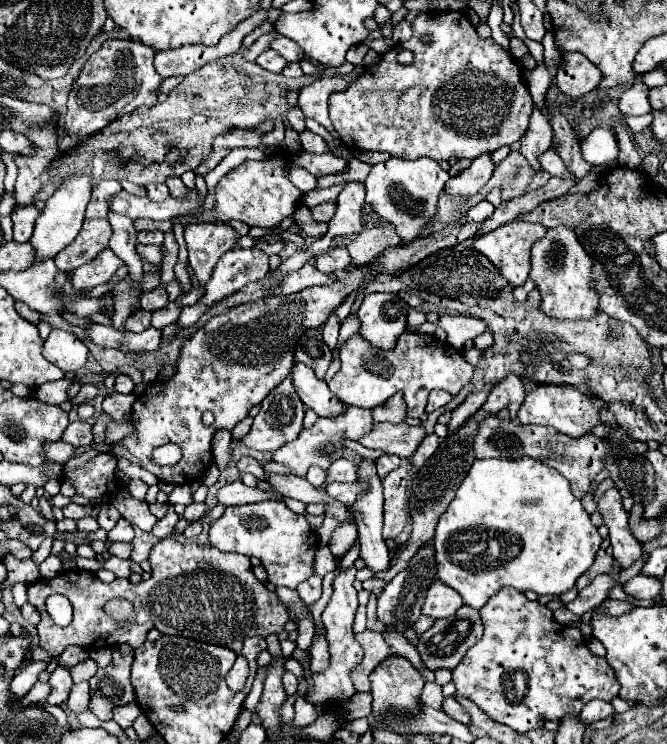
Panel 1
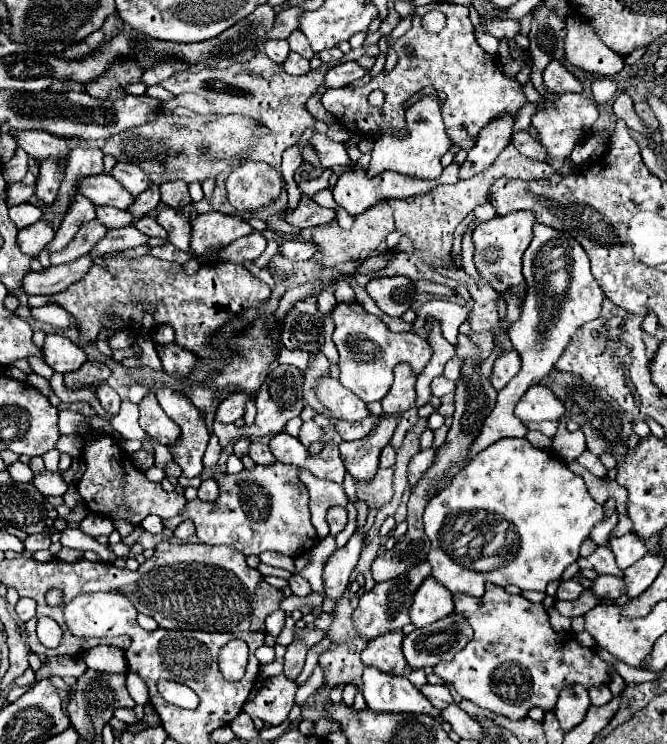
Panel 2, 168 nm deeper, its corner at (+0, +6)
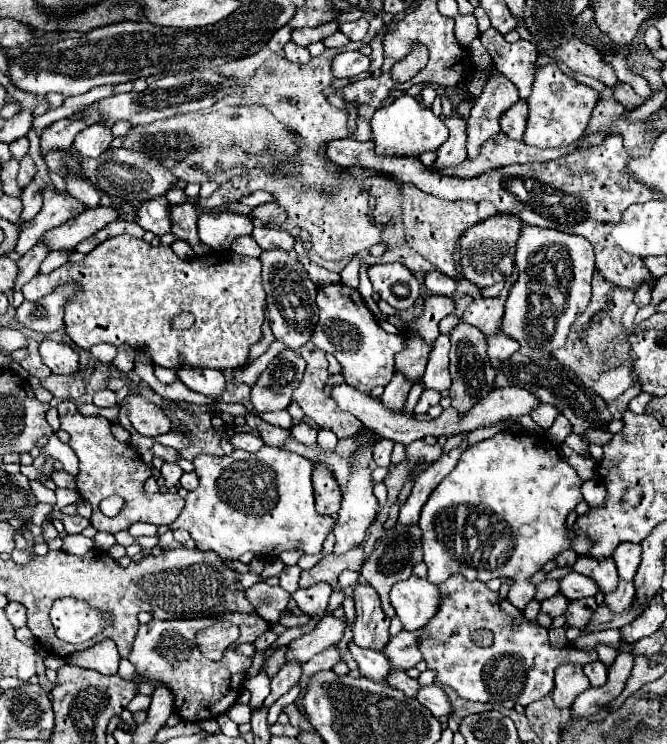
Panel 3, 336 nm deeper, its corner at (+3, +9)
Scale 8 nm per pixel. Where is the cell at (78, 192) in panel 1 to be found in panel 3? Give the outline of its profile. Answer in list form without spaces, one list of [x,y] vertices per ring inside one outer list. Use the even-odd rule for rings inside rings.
[[[100,123],[86,127],[80,131],[74,139],[74,145],[82,153],[82,157],[100,157],[102,151],[106,151],[112,143],[112,129],[110,127],[100,127]]]

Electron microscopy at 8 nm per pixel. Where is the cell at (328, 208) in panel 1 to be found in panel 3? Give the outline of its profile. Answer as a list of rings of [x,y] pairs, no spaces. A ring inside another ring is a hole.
[[[264,203],[260,207],[256,207],[252,211],[252,219],[260,225],[266,225],[266,223],[284,223],[286,221],[286,213],[282,207],[278,207],[276,203]]]

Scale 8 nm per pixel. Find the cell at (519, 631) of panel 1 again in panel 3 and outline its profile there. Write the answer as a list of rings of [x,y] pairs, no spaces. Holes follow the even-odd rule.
[[[450,575],[438,589],[440,605],[436,615],[426,623],[428,631],[426,625],[422,627],[420,651],[428,669],[436,673],[436,681],[452,687],[466,701],[500,703],[508,709],[516,703],[530,705],[554,689],[554,669],[558,665],[586,665],[598,659],[594,649],[552,649],[544,627],[530,623],[520,609],[490,591],[482,581],[466,581],[462,575]],[[476,629],[490,629],[494,633],[490,649],[482,649],[472,641]]]

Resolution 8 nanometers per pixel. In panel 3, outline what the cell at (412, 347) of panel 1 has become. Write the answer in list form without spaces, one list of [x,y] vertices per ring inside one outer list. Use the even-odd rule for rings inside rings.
[[[344,283],[320,285],[316,305],[320,313],[310,341],[340,361],[346,383],[364,393],[370,393],[376,385],[388,385],[394,375],[394,355],[404,349],[404,337],[386,333],[364,305],[358,289]]]

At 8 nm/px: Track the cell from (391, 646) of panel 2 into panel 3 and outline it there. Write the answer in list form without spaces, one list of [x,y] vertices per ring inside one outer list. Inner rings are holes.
[[[358,583],[354,587],[354,607],[356,607],[356,621],[354,621],[354,643],[360,647],[382,651],[388,643],[388,627],[390,619],[386,619],[384,611],[380,609],[380,597],[370,585]]]

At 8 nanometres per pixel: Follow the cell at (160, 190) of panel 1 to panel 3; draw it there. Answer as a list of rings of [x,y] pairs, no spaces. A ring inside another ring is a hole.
[[[94,207],[80,213],[76,219],[70,219],[68,223],[54,227],[52,231],[46,231],[44,239],[40,243],[48,243],[48,251],[66,251],[74,249],[82,239],[88,239],[108,223],[116,221],[118,213],[112,207]]]

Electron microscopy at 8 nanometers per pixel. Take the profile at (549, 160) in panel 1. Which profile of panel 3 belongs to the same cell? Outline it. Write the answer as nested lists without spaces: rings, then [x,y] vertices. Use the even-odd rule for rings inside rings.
[[[518,99],[512,107],[508,107],[508,111],[504,111],[504,115],[500,115],[502,133],[506,133],[508,137],[512,137],[516,141],[522,141],[524,125],[526,125],[526,113],[528,113],[528,105],[524,99]]]

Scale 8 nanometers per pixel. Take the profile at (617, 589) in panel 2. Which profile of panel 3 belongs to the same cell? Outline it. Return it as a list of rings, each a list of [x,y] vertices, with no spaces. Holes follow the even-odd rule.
[[[574,571],[568,573],[566,577],[562,577],[558,583],[560,583],[560,593],[570,601],[580,599],[580,597],[592,597],[598,593],[598,587],[592,579],[578,575]]]

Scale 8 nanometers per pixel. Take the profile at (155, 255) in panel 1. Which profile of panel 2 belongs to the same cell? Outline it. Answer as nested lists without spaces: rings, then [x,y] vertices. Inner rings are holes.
[[[127,226],[127,228],[119,228],[119,230],[109,230],[103,238],[103,242],[99,242],[99,246],[95,246],[91,250],[91,254],[95,258],[101,258],[105,254],[113,254],[113,252],[123,252],[127,248],[137,248],[147,244],[147,236],[143,236],[135,226]]]

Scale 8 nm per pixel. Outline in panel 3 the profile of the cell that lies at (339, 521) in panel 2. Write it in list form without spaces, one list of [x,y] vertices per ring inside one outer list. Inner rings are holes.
[[[322,461],[314,463],[312,483],[314,483],[314,495],[316,495],[316,511],[320,515],[334,517],[340,509],[342,491],[340,491],[340,487],[326,463],[322,463]]]

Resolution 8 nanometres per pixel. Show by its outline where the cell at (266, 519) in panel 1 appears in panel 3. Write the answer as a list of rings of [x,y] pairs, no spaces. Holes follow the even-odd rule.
[[[264,445],[258,453],[236,449],[232,455],[224,457],[198,455],[192,465],[200,483],[194,491],[188,491],[184,509],[178,519],[170,523],[170,529],[186,529],[200,551],[214,551],[222,559],[240,559],[246,551],[254,553],[256,557],[278,557],[282,551],[318,555],[322,551],[324,539],[336,525],[334,517],[320,515],[314,509],[314,487],[310,479],[312,463],[302,455]]]

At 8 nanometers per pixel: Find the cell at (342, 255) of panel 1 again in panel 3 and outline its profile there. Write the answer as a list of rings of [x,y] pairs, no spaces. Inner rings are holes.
[[[254,227],[252,237],[262,249],[286,249],[286,251],[294,249],[294,237],[290,233],[280,231],[280,229]]]

